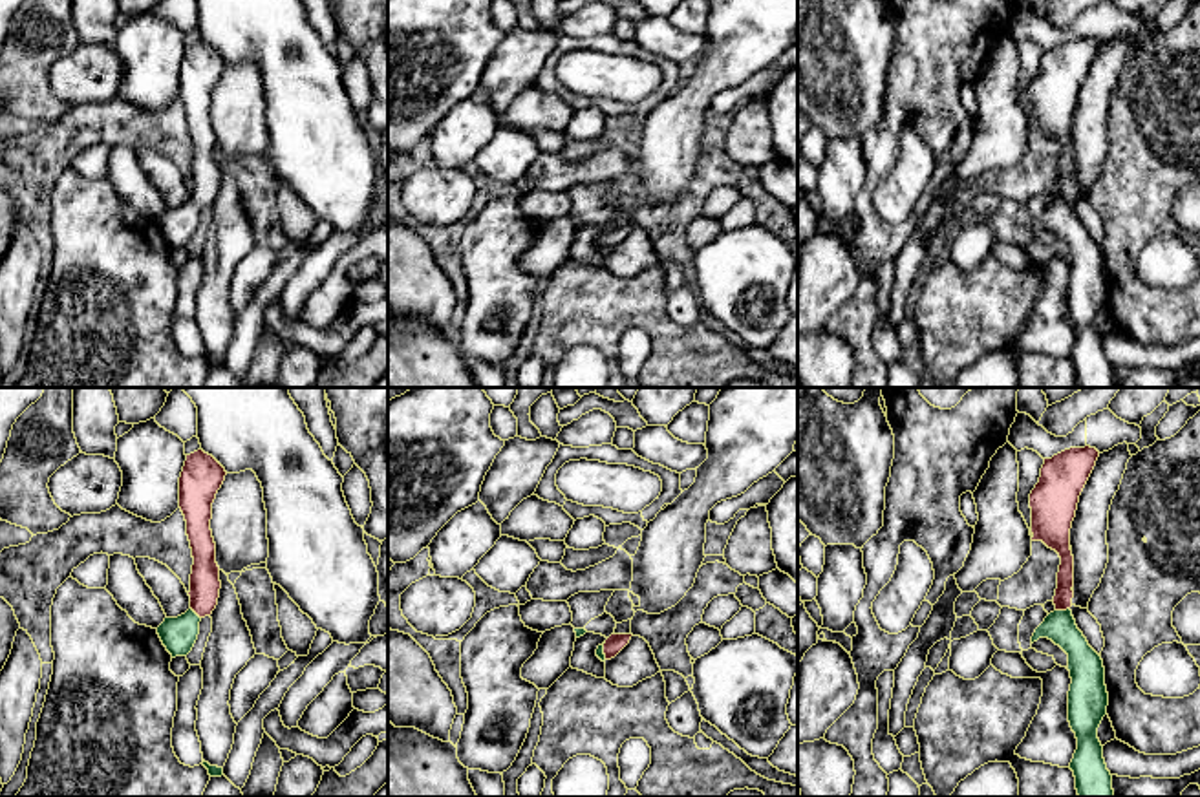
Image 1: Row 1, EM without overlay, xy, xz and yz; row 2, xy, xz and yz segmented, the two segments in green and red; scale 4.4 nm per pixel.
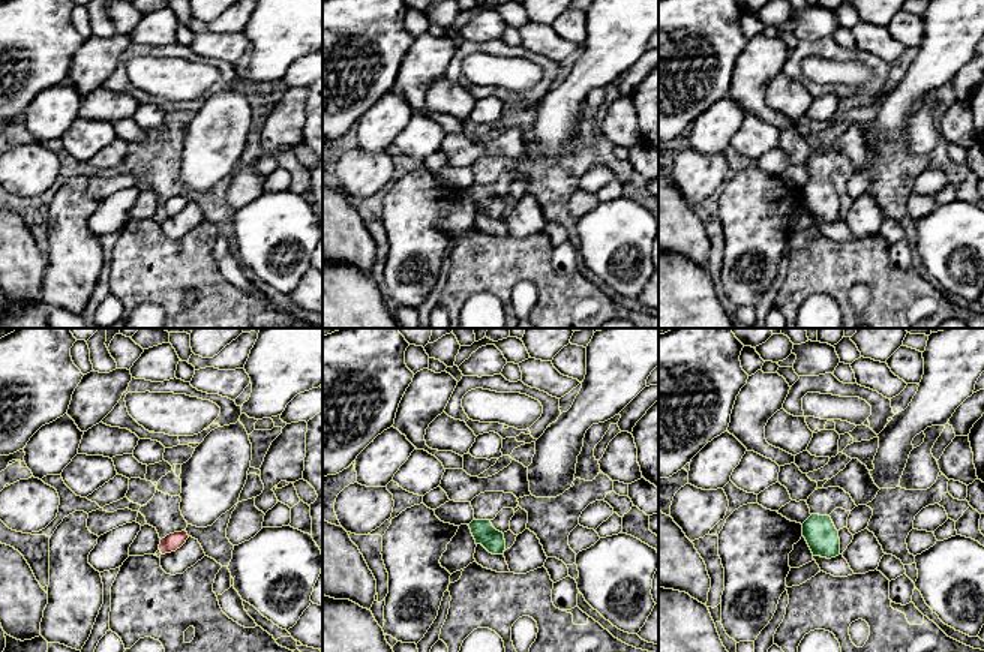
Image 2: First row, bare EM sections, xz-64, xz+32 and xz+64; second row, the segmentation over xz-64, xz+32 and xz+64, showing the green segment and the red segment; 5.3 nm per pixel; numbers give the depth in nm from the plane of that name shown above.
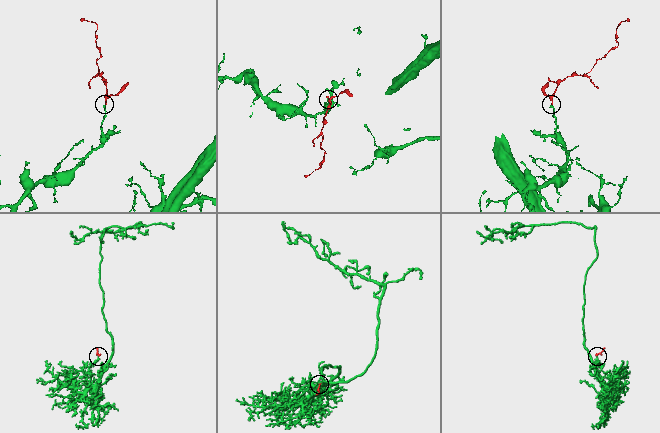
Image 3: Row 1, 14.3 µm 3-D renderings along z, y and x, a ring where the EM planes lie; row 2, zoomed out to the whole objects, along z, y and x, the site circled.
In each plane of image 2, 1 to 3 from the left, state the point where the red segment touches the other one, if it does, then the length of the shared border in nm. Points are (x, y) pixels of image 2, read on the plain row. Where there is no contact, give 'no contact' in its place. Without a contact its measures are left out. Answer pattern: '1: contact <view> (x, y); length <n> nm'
1: no contact
2: no contact
3: no contact

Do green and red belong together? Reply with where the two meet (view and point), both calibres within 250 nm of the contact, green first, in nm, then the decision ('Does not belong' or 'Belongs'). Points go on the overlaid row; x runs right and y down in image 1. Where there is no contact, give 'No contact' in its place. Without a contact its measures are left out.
Touches green at yz (1061, 611). Thickness 140 nm (green) against 80 nm. Belongs

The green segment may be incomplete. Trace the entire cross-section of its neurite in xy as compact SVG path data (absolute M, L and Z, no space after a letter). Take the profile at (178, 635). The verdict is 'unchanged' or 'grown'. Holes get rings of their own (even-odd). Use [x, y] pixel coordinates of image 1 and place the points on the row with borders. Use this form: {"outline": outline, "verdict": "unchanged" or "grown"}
{"outline": "M203 450L187 455L179 477L179 508L187 521L187 536L192 548L190 609L177 618L165 618L157 634L166 651L187 656L199 634L199 622L210 616L220 598L220 567L216 543L210 530L212 503L225 481L225 468Z", "verdict": "grown"}

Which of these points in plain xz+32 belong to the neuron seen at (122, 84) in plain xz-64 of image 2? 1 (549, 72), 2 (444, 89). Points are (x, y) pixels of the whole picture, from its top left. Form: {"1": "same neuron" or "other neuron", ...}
{"1": "same neuron", "2": "other neuron"}

